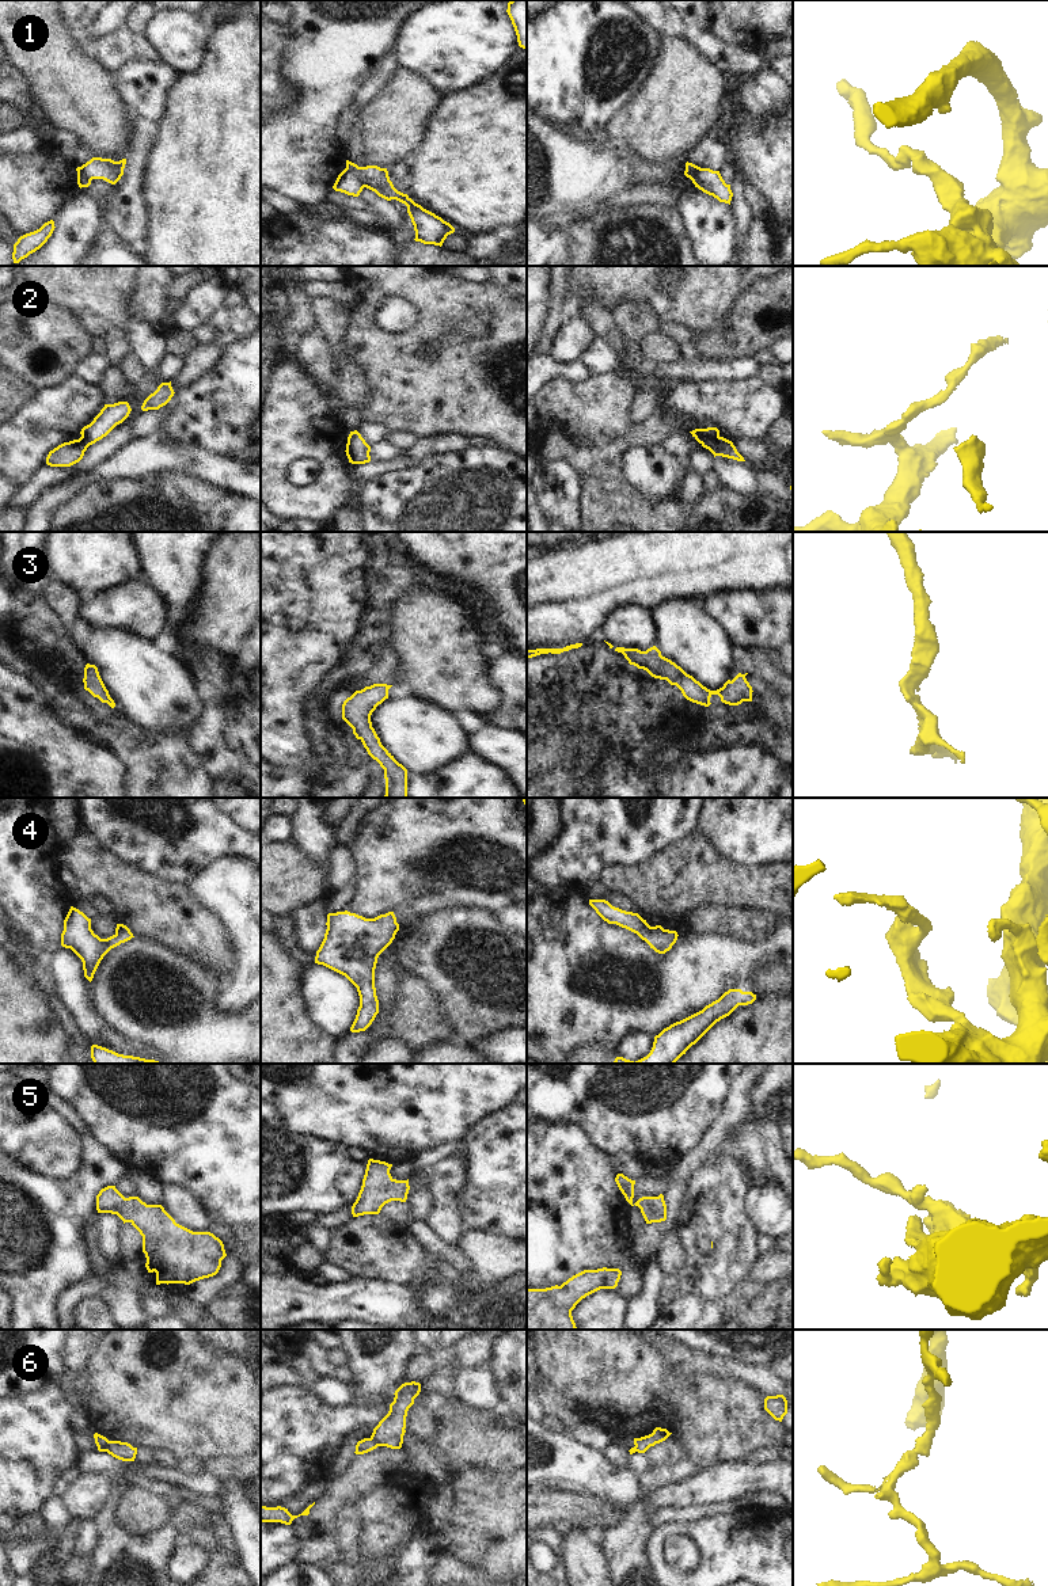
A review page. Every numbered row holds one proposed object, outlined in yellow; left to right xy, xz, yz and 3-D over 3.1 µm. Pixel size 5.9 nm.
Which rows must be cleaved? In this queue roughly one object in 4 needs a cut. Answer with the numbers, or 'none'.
1, 2, 6

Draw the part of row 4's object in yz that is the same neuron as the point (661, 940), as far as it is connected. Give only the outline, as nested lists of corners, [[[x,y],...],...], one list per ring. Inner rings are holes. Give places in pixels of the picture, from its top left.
[[[589,900],[589,905],[604,921],[637,933],[658,954],[669,951],[677,940],[676,931],[664,929],[661,925],[650,927],[638,913],[615,908],[605,900]]]

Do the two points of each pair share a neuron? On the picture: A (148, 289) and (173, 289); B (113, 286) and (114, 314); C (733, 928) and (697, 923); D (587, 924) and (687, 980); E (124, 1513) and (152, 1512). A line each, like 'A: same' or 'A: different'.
A: different
B: same
C: same
D: same
E: same

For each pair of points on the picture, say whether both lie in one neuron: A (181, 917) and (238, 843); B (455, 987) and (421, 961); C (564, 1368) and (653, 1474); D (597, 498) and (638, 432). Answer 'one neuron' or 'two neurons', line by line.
A: two neurons
B: one neuron
C: two neurons
D: two neurons

